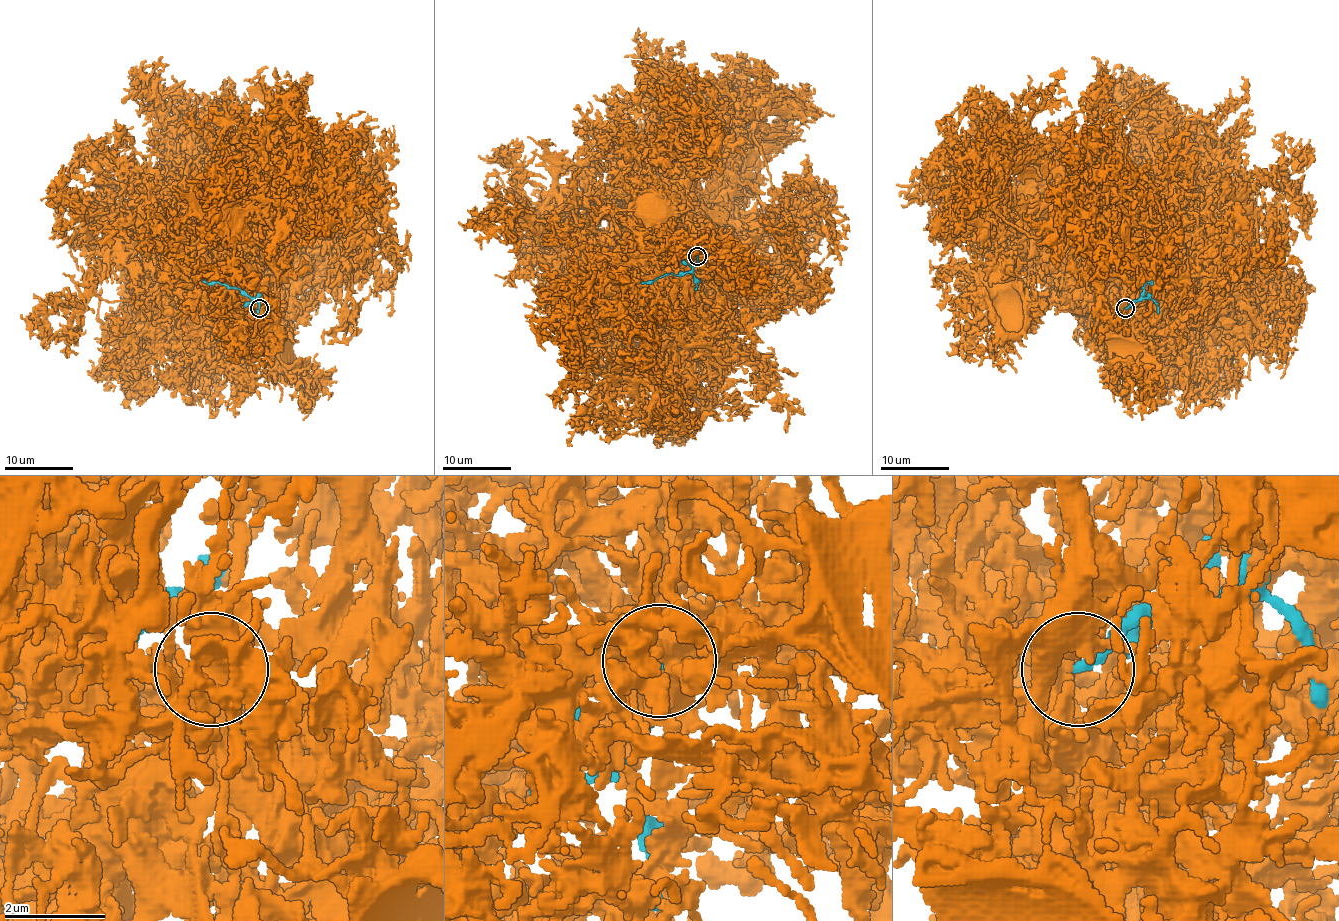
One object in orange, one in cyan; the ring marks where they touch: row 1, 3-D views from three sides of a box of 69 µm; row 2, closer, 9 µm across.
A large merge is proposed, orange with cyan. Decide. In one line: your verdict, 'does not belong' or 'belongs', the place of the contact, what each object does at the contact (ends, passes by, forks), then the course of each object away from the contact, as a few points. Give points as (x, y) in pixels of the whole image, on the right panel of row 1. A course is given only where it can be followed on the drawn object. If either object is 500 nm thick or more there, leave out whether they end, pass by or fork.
does not belong; place (1125, 308); orange passes by; cyan ends; course orange (1124, 308), (1103, 304), (1086, 291); course cyan (1125, 309), (1140, 297), (1142, 286), (1152, 279)

